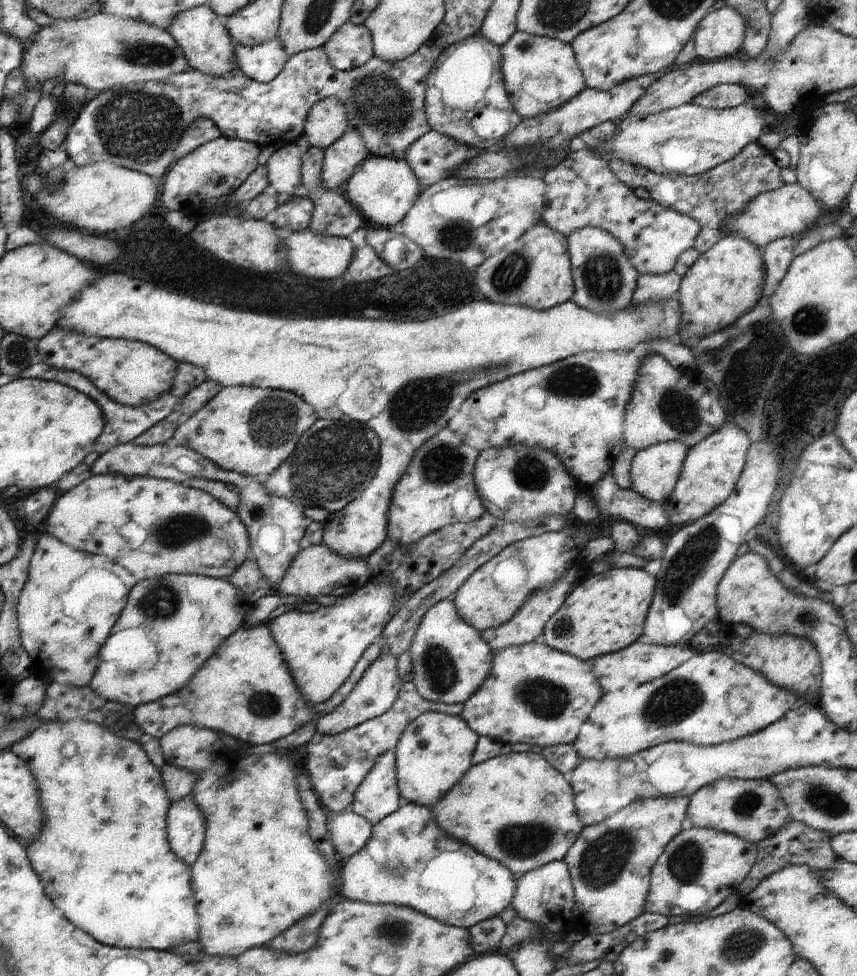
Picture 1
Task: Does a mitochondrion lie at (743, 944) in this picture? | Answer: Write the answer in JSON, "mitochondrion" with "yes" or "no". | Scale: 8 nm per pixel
{"mitochondrion":"yes"}

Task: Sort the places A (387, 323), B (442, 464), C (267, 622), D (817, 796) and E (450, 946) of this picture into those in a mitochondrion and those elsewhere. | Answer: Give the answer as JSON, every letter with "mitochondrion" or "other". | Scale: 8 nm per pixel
{"A":"other","B":"mitochondrion","C":"other","D":"mitochondrion","E":"other"}

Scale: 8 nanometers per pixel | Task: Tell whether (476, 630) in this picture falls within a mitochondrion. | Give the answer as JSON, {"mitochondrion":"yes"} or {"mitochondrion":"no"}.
{"mitochondrion":"no"}

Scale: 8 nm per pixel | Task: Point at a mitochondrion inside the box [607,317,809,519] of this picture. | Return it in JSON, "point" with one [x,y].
{"point":[681,412]}

